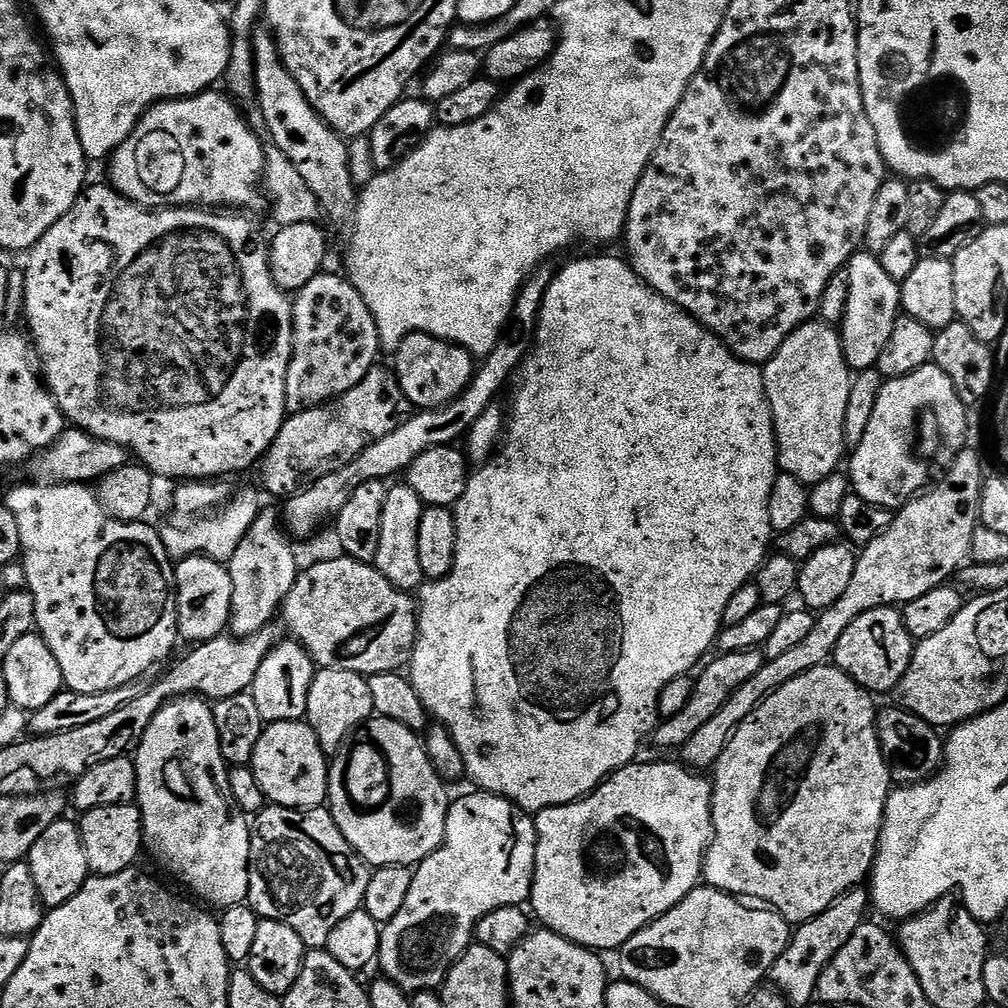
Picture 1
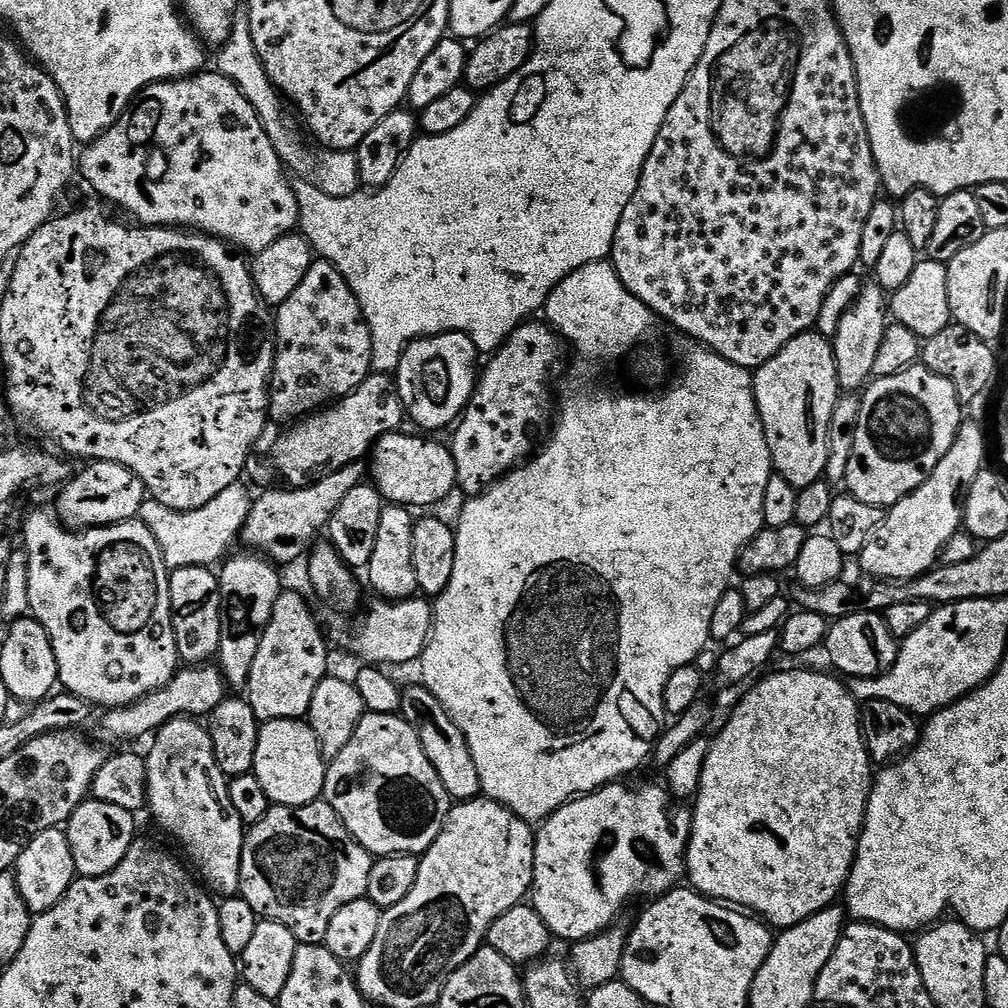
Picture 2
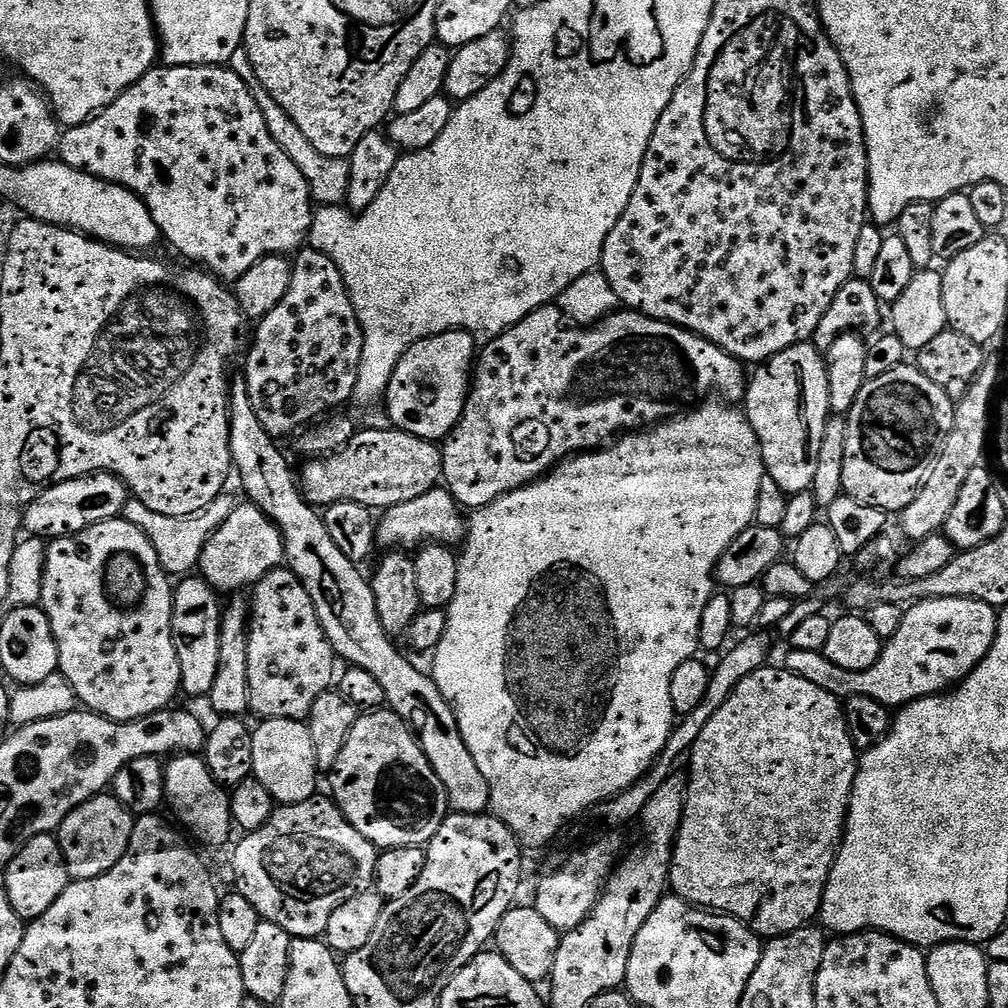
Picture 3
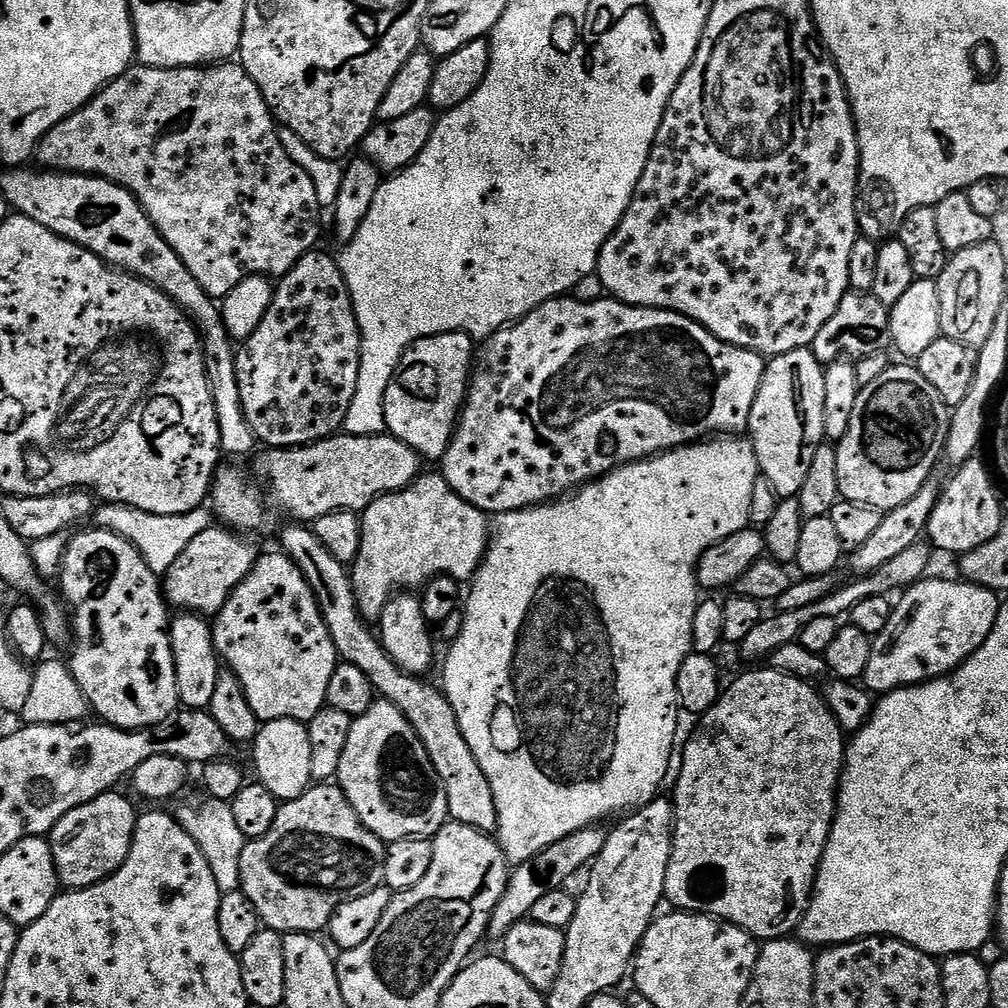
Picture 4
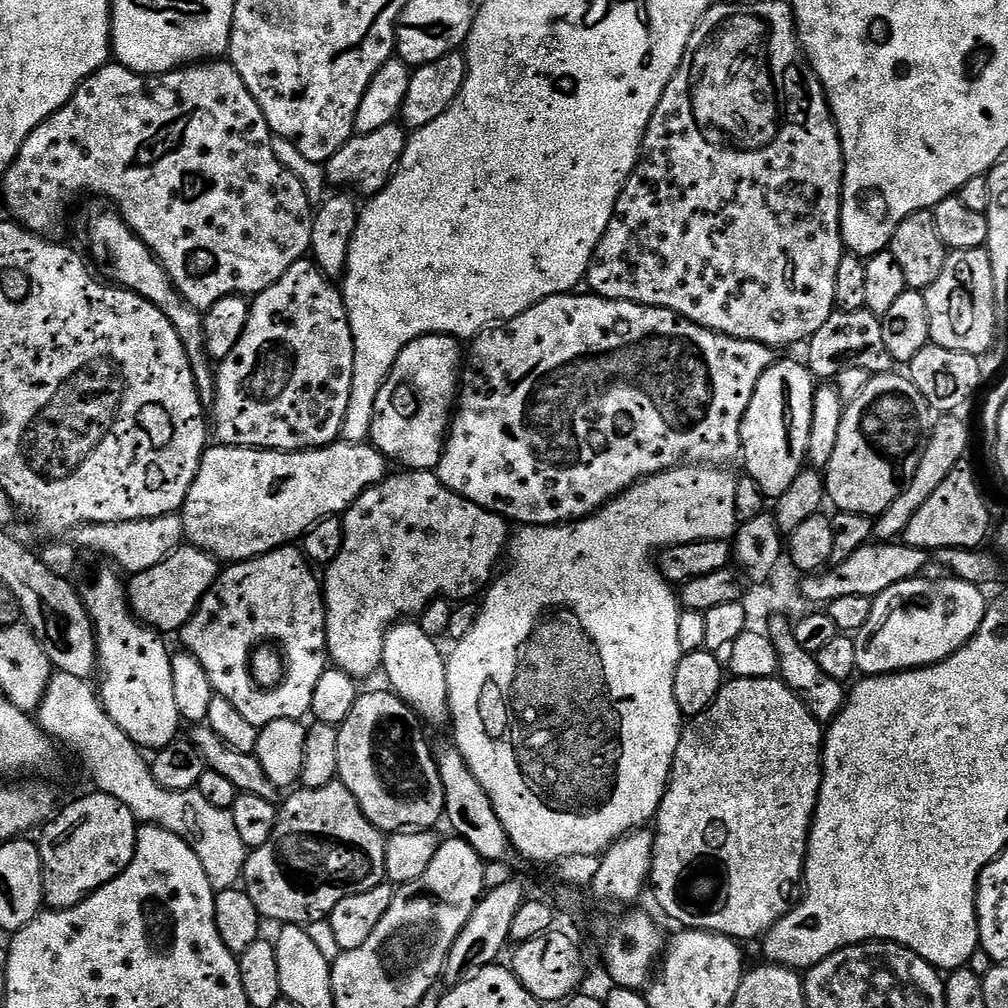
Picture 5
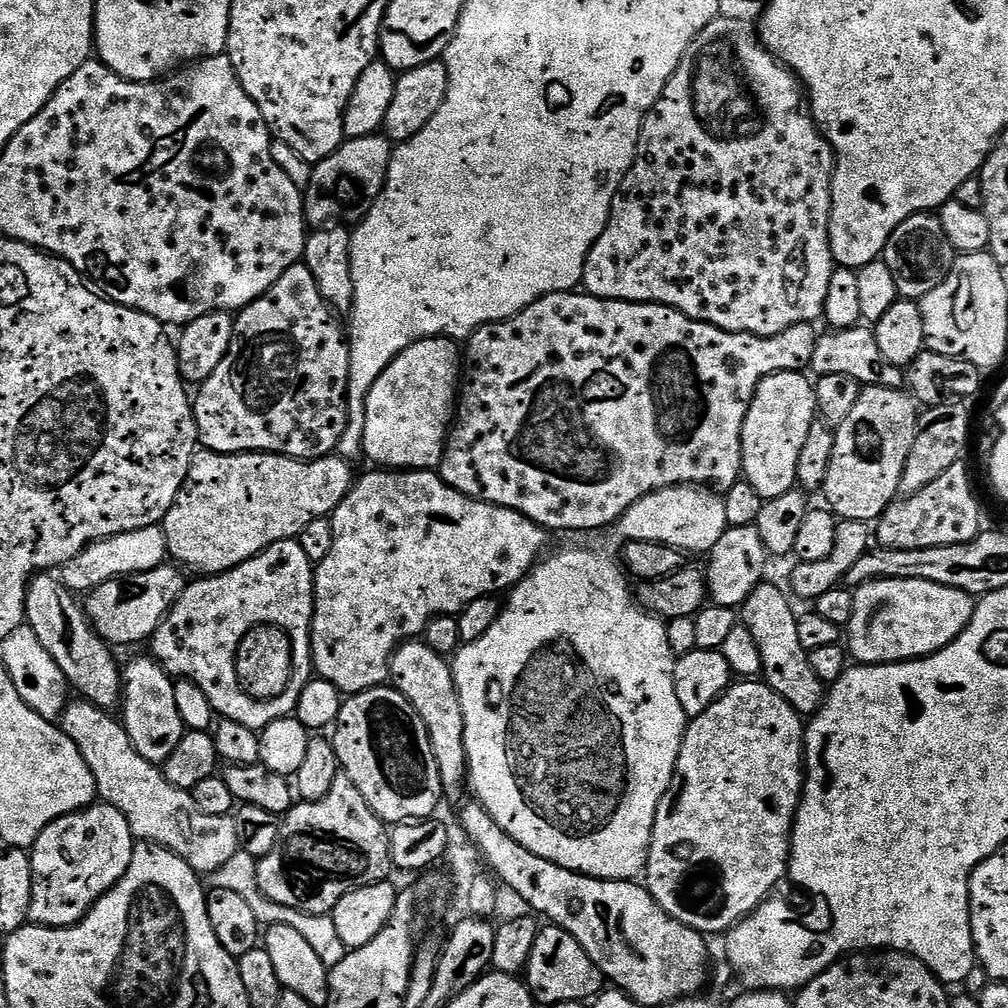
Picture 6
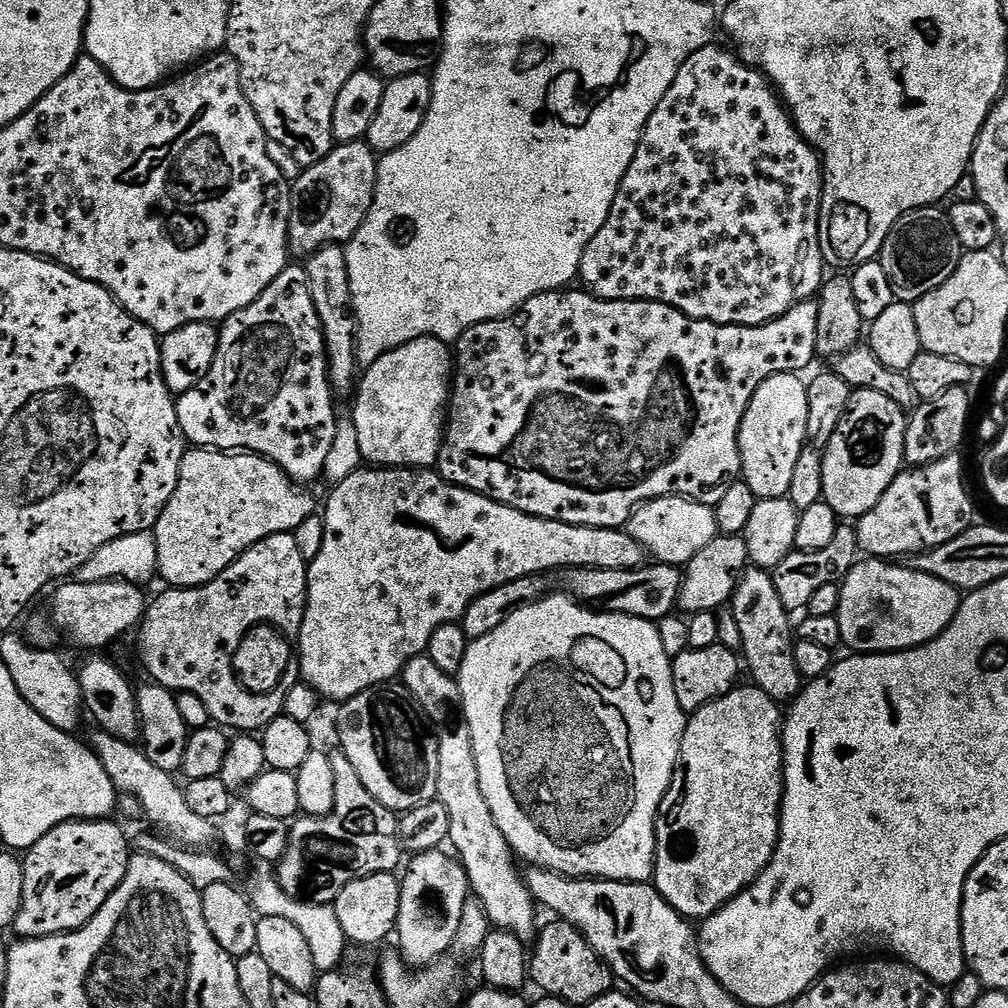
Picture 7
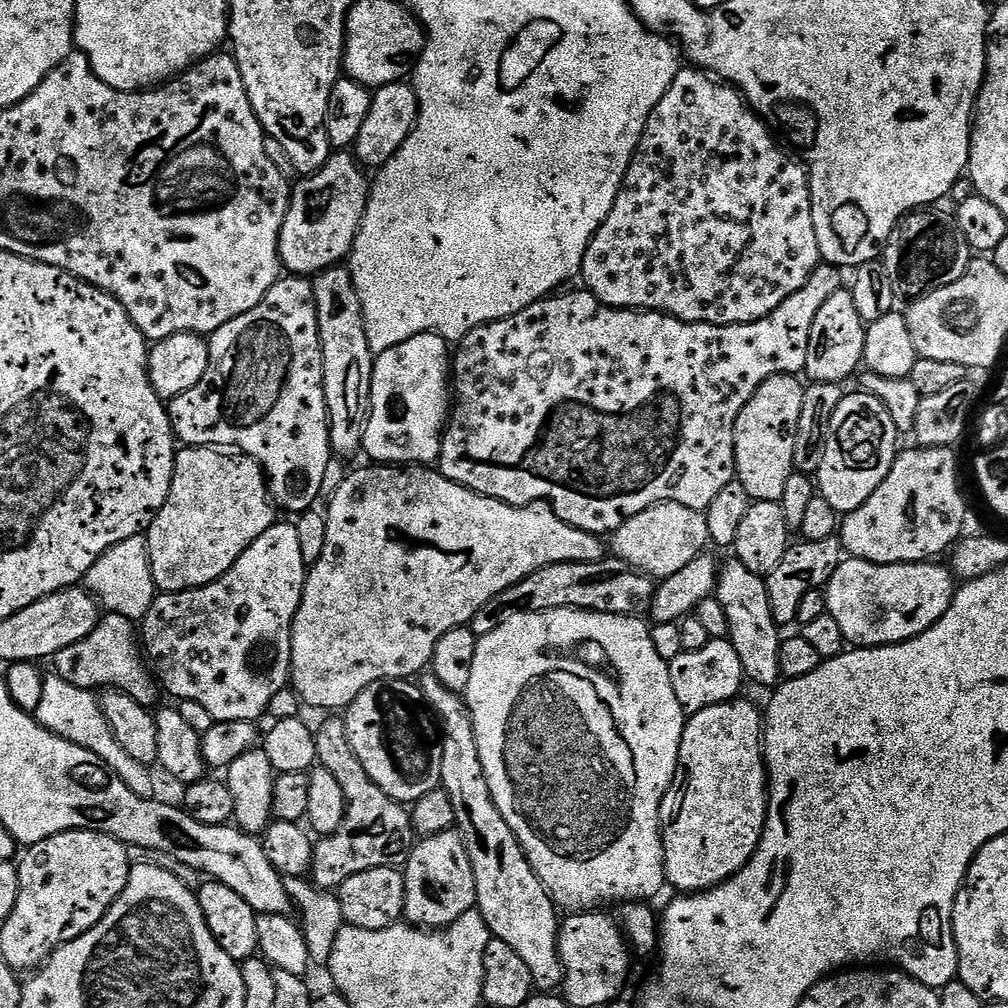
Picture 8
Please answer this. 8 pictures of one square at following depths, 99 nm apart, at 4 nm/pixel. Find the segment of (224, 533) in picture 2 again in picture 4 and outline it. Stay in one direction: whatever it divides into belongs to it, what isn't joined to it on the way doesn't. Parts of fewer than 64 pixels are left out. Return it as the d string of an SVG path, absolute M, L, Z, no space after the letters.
M104 504L97 507L94 512L94 520L99 527L118 534L130 542L142 554L142 558L150 566L150 570L157 574L163 574L178 562L178 554L202 534L202 530L213 527L214 517L207 507L195 508L190 514L150 514L146 510L131 508L125 504Z

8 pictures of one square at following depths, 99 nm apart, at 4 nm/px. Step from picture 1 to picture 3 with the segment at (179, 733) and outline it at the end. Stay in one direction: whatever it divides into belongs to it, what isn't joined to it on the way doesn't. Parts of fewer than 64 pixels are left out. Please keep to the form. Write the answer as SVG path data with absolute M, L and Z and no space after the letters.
M176 754L164 765L164 798L167 807L172 807L172 812L201 840L212 848L220 848L228 840L228 835L234 832L232 811L230 810L229 793L210 774L208 763L200 754Z

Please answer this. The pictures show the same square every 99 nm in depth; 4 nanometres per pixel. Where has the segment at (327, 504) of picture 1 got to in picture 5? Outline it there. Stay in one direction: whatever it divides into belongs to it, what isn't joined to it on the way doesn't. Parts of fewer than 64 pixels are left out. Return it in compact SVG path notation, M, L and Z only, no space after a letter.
M181 543L172 555L158 562L158 566L150 566L150 570L135 573L127 581L127 605L140 623L155 628L161 634L179 633L184 623L196 612L200 599L212 589L212 583L221 571L215 556L195 548L193 544Z

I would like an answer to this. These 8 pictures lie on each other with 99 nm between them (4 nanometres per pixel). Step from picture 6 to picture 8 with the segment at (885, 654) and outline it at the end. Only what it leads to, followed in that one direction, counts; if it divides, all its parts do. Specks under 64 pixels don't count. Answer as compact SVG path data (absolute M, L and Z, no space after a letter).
M855 558L841 559L840 565L828 579L823 589L824 607L827 615L838 622L845 641L861 648L880 648L883 644L901 644L913 640L918 634L930 630L934 622L946 614L952 596L958 587L951 571L940 562L921 562L918 564L871 564Z

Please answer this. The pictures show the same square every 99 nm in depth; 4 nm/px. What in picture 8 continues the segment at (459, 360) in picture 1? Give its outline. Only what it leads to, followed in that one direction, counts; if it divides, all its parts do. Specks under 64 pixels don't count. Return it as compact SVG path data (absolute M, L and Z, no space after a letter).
M432 332L385 347L372 365L372 385L364 421L363 455L393 466L428 466L440 459L440 442L450 416L450 344Z

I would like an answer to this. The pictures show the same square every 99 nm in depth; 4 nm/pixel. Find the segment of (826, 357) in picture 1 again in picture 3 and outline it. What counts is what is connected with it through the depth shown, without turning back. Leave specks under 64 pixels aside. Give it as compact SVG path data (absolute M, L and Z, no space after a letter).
M815 343L795 344L779 352L777 356L771 356L769 360L765 360L753 371L756 372L753 376L751 373L746 384L742 408L760 443L765 473L770 478L774 478L774 482L778 482L778 486L789 496L797 496L799 492L811 489L814 482L814 470L818 466L818 450L813 445L822 442L822 430L825 422L830 418L823 407L822 409L811 408L810 405L804 404L804 396L800 393L800 372L823 373L825 368L825 357Z

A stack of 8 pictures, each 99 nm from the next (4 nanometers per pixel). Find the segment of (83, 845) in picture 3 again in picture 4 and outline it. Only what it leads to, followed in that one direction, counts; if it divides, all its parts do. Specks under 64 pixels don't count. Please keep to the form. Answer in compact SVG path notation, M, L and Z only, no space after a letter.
M119 791L103 792L98 798L70 810L57 822L50 835L47 837L48 845L52 848L54 866L65 889L89 888L98 882L102 882L108 876L112 876L126 862L132 845L132 835L136 829L138 808L135 808L124 796L119 796Z

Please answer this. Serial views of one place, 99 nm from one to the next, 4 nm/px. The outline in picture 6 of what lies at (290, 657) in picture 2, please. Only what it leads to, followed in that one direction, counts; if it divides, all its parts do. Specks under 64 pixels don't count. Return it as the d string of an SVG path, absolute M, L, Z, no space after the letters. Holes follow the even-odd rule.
M299 539L274 542L254 558L229 572L196 578L174 602L150 641L150 655L173 678L193 680L206 694L220 720L238 722L257 734L270 722L292 716L302 690L313 679L312 615L314 614L314 562L306 558ZM260 624L283 628L292 639L292 677L280 697L255 700L248 697L235 673L235 655L246 633Z

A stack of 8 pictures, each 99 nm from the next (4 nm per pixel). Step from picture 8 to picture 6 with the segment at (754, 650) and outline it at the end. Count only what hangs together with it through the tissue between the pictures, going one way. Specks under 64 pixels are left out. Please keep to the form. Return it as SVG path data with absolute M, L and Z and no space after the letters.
M761 582L746 598L742 605L742 624L757 643L763 683L782 694L801 717L811 718L824 700L826 685L814 670L810 670L809 652L798 638L798 612L792 609L789 593L785 589L784 593L776 584L768 583Z

